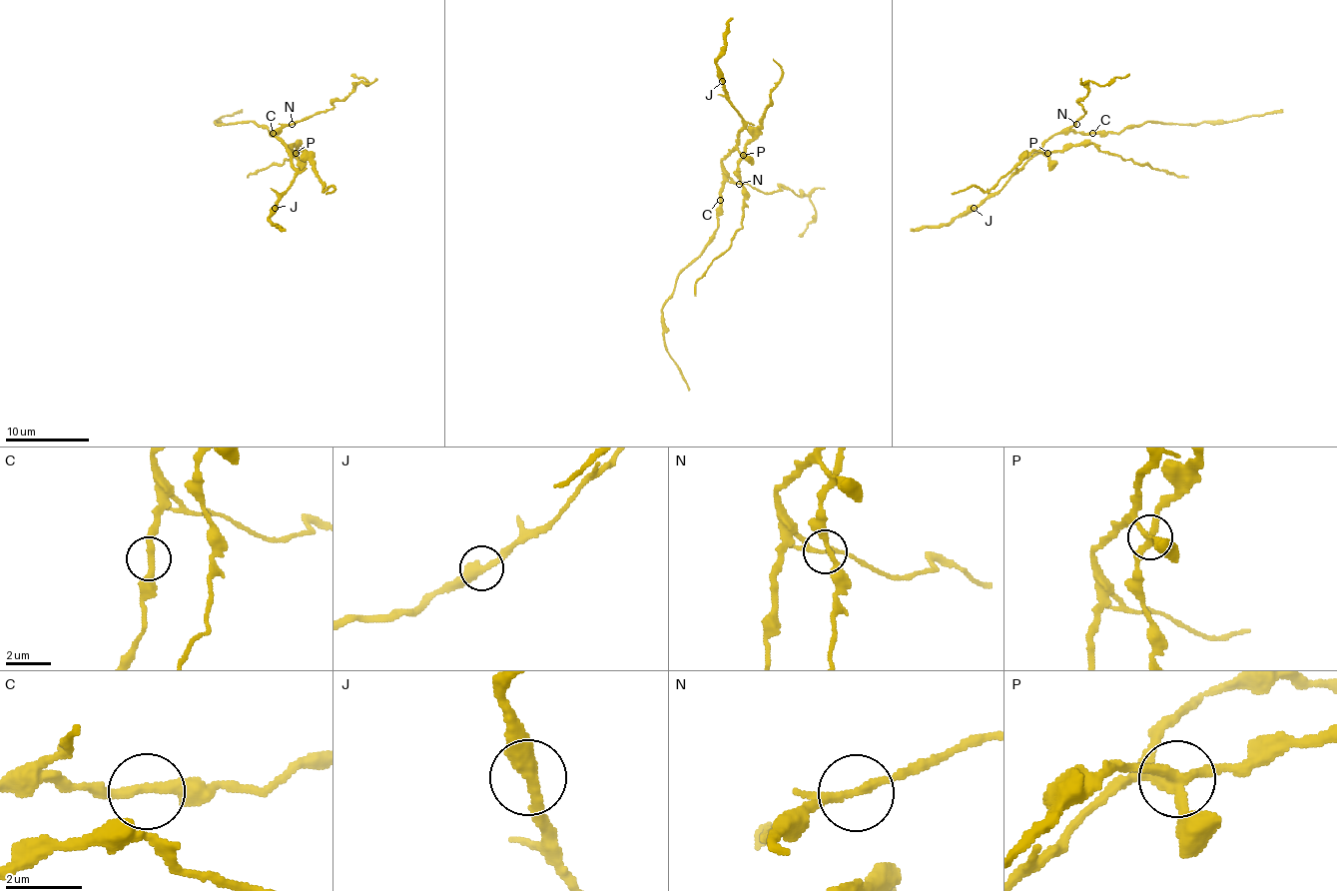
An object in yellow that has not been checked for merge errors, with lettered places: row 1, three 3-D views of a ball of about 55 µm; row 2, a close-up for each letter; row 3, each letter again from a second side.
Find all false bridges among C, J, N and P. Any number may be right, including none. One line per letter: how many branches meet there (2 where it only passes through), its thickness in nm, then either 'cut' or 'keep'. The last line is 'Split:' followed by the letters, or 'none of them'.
C: branches 2; calibre 280 nm; keep
J: branches 2; calibre 440 nm; keep
N: branches 2; calibre 200 nm; cut
P: branches 4; calibre 280 nm; cut
Split: N, P

